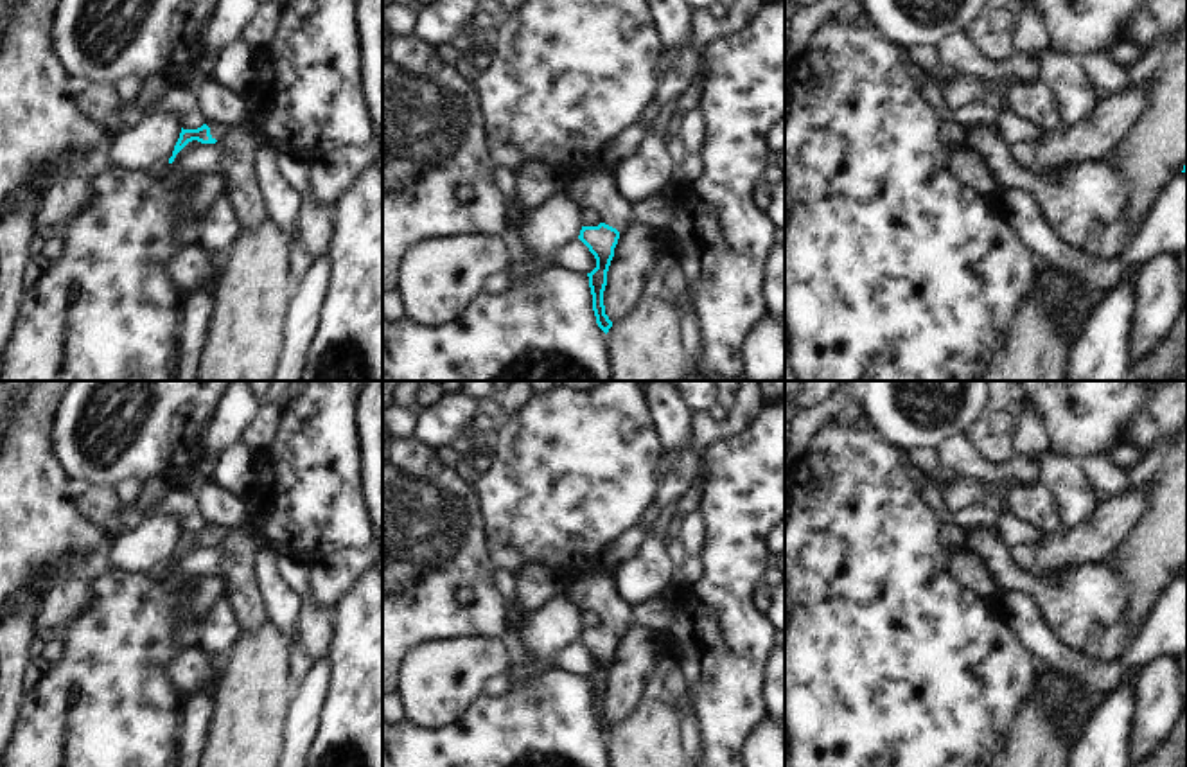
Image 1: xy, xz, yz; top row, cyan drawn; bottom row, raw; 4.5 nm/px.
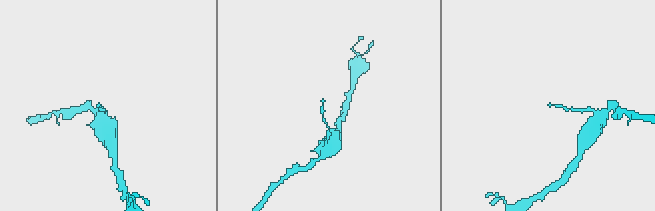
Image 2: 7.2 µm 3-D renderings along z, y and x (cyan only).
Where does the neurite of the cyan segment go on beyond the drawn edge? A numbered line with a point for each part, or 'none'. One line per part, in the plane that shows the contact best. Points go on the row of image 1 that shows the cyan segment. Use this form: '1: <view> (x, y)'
1: xy (218, 130)

